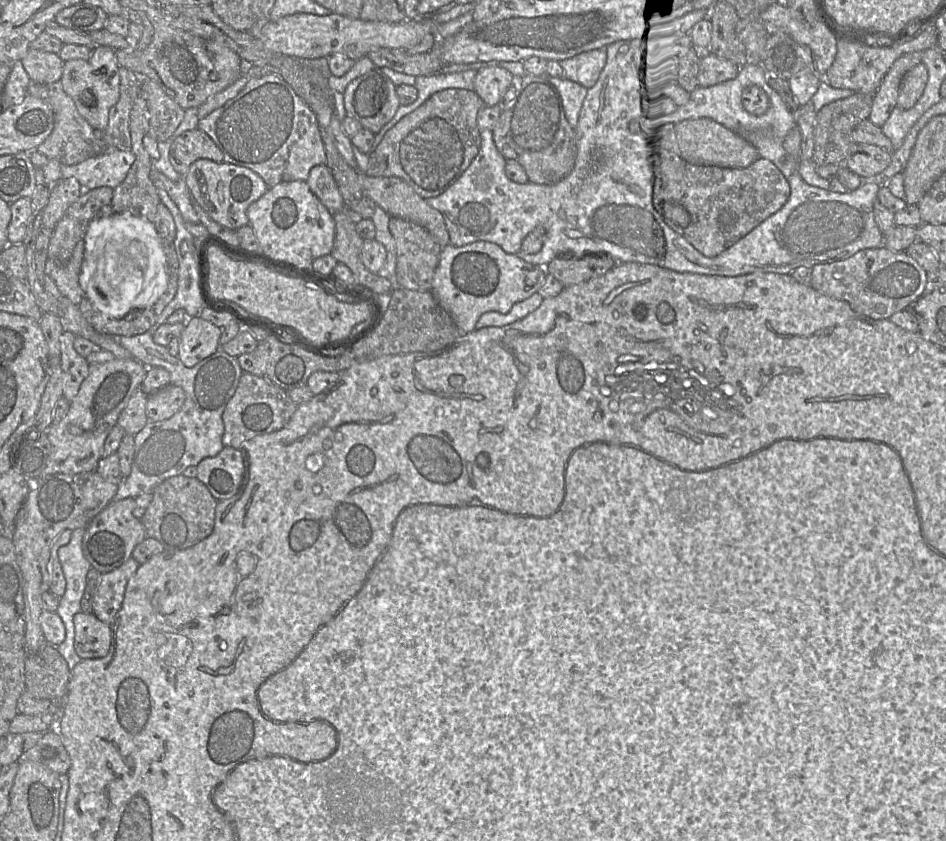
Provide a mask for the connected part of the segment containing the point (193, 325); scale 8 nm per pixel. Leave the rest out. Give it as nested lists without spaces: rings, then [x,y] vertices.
[[[199,316],[187,317],[179,337],[178,358],[188,368],[214,354],[220,347],[221,329]]]

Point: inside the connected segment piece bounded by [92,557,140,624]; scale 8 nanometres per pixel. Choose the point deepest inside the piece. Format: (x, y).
(108, 598)

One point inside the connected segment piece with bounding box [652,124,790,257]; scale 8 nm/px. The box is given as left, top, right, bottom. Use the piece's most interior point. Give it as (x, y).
(724, 204)

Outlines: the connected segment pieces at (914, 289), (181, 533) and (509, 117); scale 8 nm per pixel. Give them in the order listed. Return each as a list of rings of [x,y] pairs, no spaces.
[[[884,245],[864,249],[845,260],[814,265],[810,287],[817,292],[847,302],[856,313],[871,319],[888,319],[906,309],[923,293],[925,270],[906,252],[894,252]]]
[[[182,474],[167,478],[152,490],[152,500],[141,522],[147,537],[158,540],[164,550],[184,550],[209,536],[214,527],[217,500],[197,479]]]
[[[525,74],[517,78],[516,95],[502,110],[499,120],[492,129],[493,140],[498,151],[506,160],[518,162],[526,171],[529,182],[552,185],[571,173],[577,158],[576,132],[565,115],[562,98],[556,87],[545,75]]]

